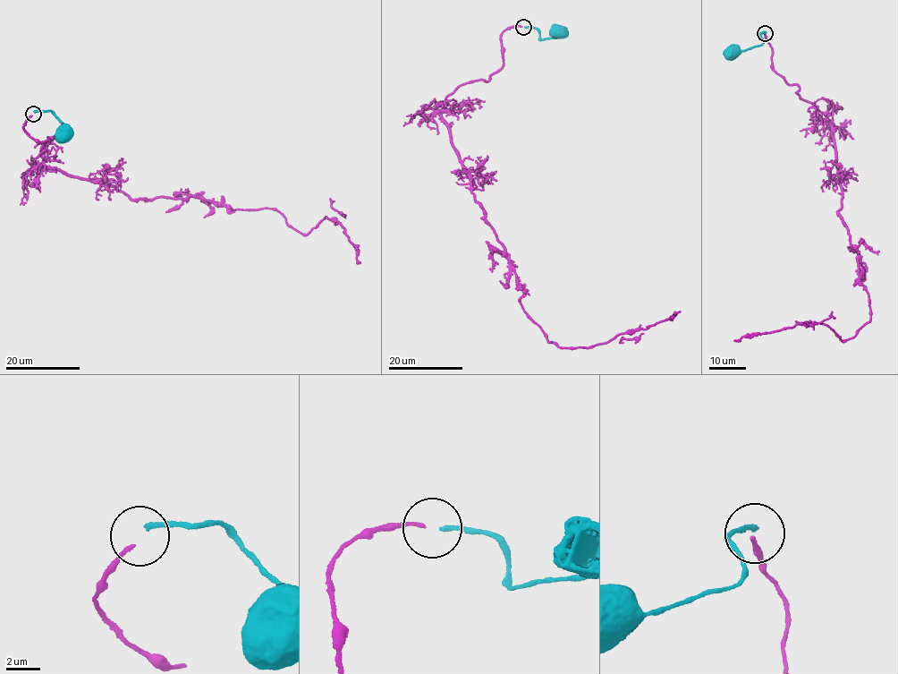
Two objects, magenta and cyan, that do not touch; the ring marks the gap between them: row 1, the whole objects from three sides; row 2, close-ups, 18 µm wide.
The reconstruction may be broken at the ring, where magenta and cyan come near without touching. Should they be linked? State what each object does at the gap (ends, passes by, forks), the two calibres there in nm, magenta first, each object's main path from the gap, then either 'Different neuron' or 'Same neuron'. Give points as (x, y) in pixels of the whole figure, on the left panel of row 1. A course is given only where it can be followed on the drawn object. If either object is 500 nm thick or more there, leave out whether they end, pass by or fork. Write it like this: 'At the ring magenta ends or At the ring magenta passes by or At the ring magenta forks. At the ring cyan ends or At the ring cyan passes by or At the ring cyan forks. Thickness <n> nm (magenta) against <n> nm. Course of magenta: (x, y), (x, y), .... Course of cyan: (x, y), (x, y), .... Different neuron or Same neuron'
At the ring magenta ends. At the ring cyan ends. Thickness 240 nm (magenta) against 280 nm. Course of magenta: (32, 115), (23, 130), (48, 141), (34, 166), (131, 199), (270, 208), (306, 234), (327, 217), (360, 263). Course of cyan: (34, 112), (53, 112), (63, 123), (66, 134). Different neuron

